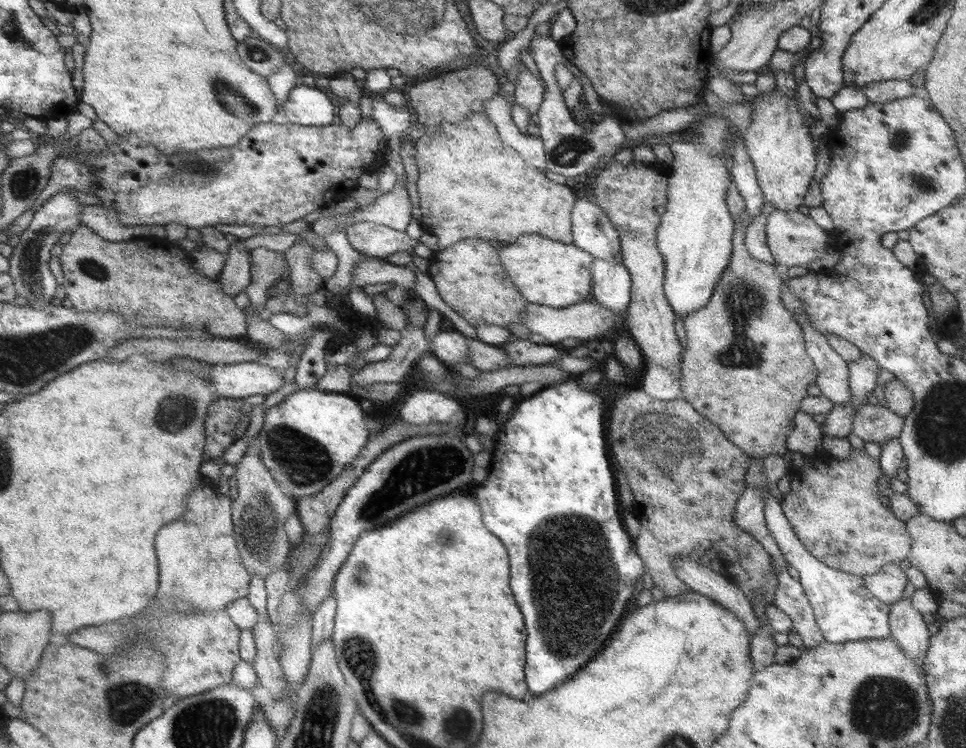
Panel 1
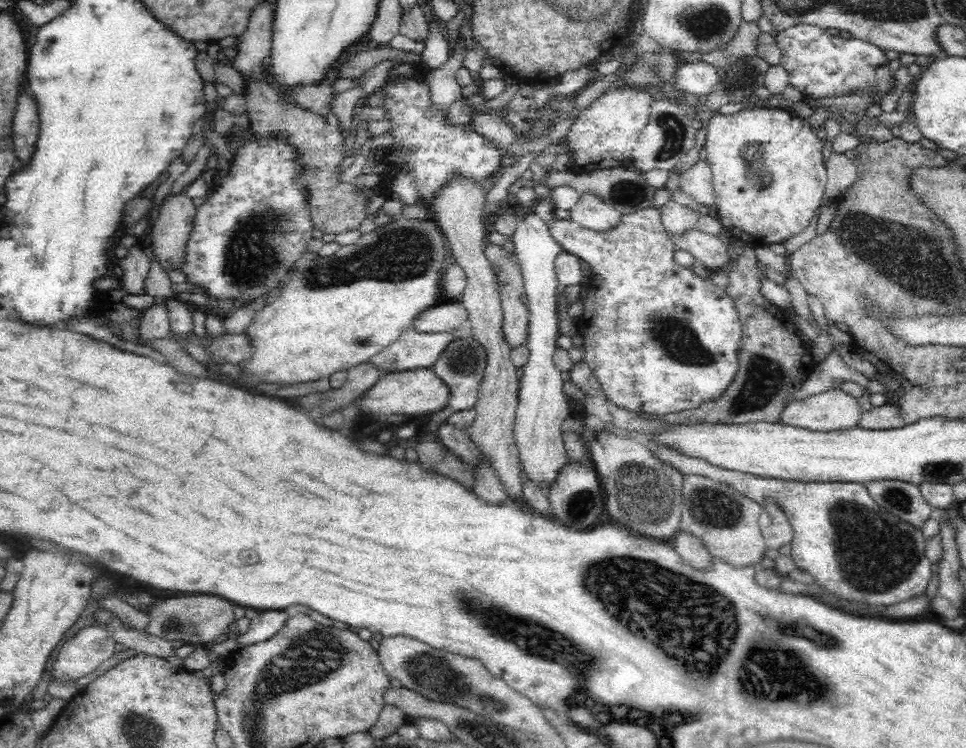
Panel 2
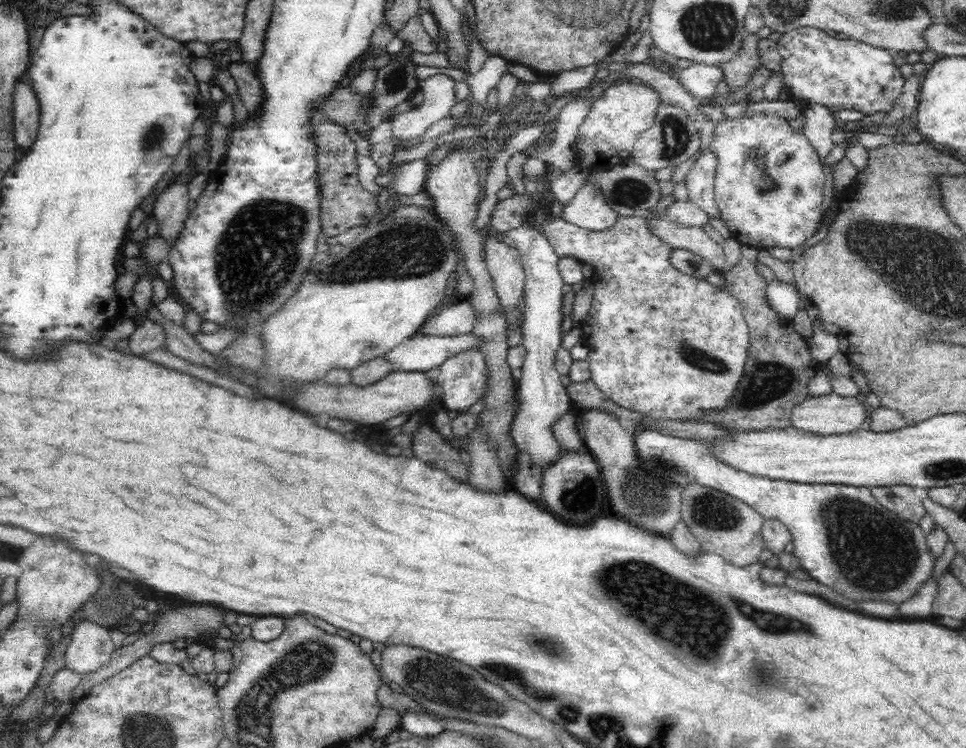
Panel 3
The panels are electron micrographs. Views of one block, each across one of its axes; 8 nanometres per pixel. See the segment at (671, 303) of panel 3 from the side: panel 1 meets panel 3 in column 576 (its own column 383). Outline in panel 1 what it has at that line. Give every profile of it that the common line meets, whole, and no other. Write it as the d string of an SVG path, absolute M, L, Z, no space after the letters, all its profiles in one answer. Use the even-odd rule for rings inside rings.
M367 222L349 225L345 228L343 239L358 254L381 259L386 259L395 252L411 253L416 242L404 232Z

